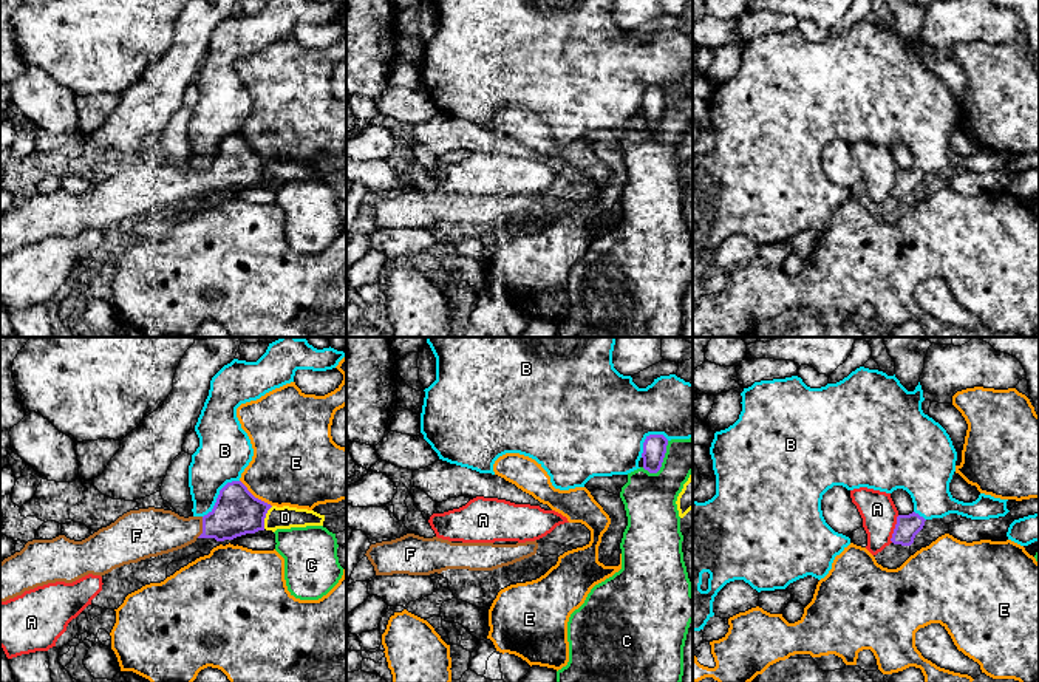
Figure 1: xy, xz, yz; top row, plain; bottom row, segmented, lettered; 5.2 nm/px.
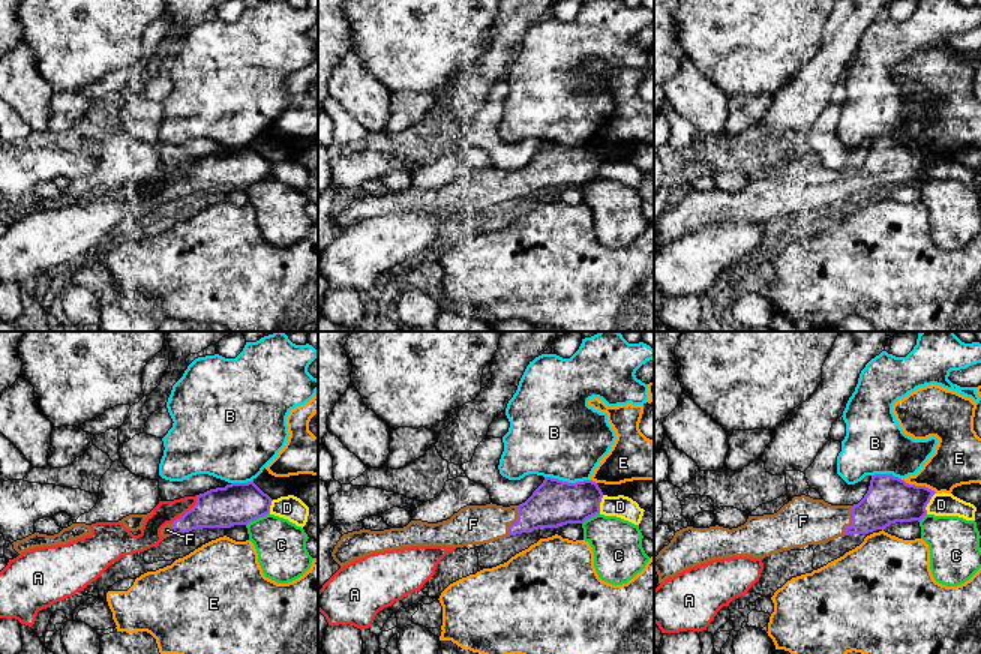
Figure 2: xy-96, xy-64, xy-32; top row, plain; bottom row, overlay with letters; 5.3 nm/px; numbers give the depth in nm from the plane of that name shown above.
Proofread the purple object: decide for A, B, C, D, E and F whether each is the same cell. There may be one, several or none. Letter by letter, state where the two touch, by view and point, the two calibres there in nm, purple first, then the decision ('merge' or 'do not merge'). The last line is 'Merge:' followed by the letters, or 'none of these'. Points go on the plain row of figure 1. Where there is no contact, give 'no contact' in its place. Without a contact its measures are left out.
A: yz (894, 183) | 120/190 nm | do not merge
B: xy (218, 149) | 240/280 nm | do not merge
C: xz (662, 115) | 130/280 nm | do not merge
D: xy (265, 170) | 240/120 nm | do not merge
E: xy (254, 150) | 240/420 nm | do not merge
F: xy (203, 181) | 240/240 nm | merge
Merge: F

